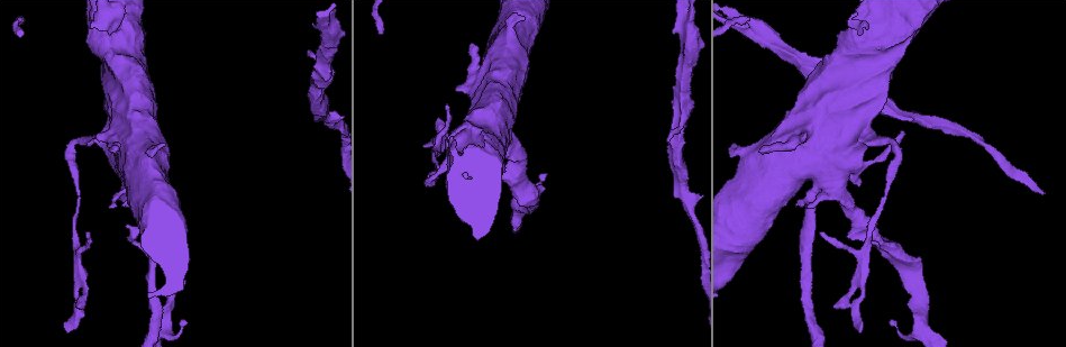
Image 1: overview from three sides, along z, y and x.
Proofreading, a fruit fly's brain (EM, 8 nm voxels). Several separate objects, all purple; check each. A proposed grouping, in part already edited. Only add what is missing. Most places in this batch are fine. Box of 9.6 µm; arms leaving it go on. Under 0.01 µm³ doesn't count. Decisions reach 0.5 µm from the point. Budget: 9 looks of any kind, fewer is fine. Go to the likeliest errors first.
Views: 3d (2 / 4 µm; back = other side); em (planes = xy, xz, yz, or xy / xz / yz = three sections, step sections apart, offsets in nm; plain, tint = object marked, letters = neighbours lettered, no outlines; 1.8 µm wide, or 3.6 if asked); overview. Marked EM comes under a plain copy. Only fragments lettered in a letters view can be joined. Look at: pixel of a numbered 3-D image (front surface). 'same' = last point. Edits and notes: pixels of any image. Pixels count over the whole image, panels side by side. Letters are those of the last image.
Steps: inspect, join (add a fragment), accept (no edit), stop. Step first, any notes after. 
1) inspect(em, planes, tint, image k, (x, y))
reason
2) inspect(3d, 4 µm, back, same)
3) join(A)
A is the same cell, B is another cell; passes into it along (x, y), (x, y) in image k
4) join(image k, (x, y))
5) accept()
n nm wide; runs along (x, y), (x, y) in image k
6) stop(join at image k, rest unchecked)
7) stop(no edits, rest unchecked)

inspect(3d, 4 µm, image 1, (69, 332))
an open end

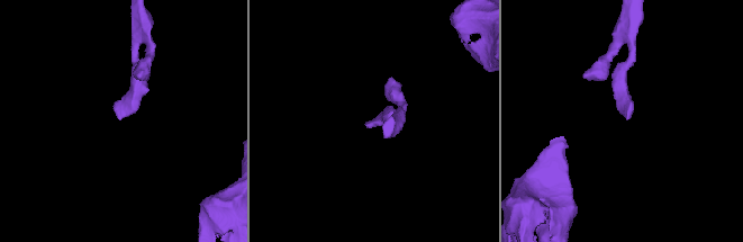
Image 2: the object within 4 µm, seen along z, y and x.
inspect(em, xy, step 8, letters, image 2, (626, 119))

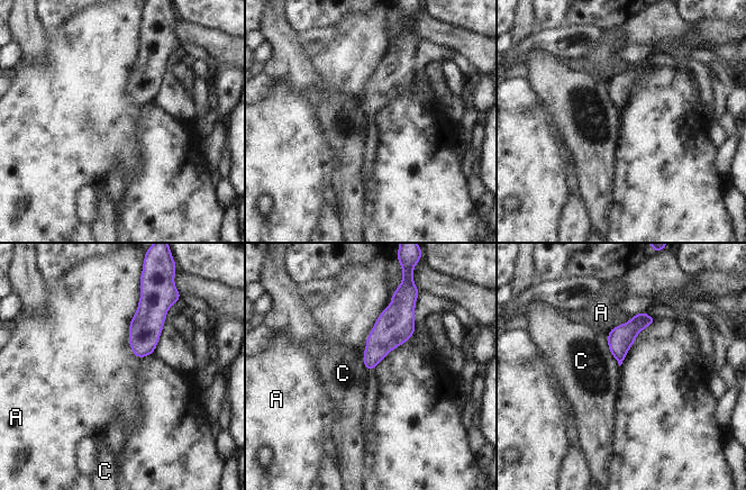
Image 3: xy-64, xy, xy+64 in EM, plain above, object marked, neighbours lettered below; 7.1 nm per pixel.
inspect(em, planes, letters, same)
another direction

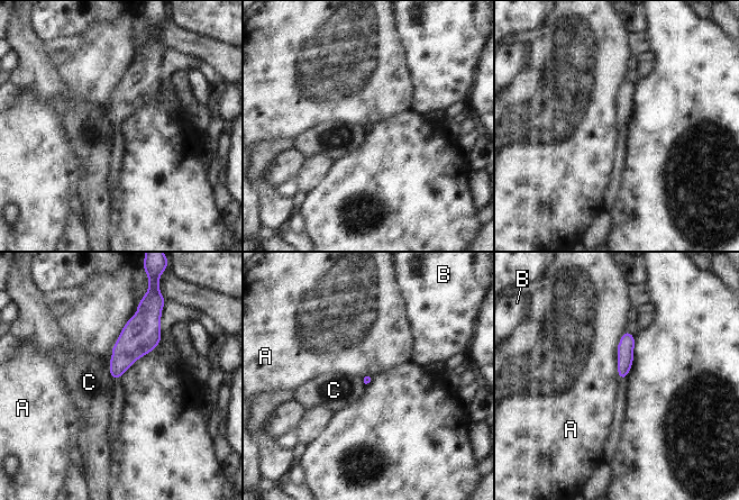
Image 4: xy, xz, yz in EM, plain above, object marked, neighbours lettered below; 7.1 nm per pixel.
accept()
A, B and C are other cells; runs along (627, 335), (625, 364), (621, 375) in image 4; none of them fits

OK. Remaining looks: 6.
inspect(em, planes, letters, image 1, (668, 142))
free end

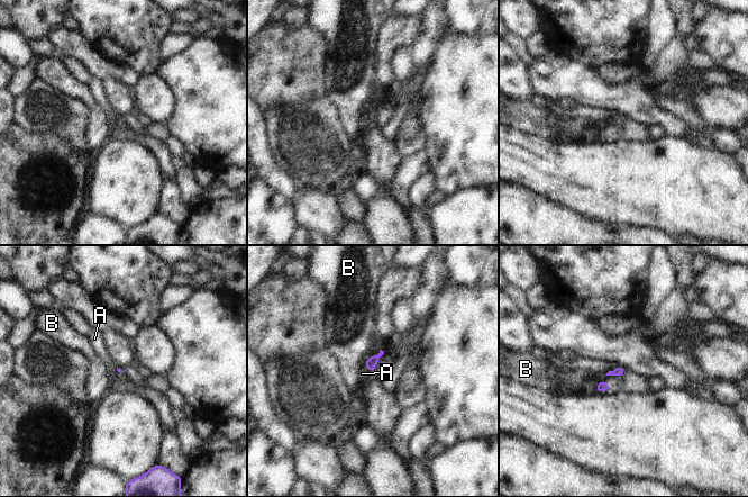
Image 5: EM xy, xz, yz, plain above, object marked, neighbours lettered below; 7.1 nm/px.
join(A)
A is the same cell, B is another cell; passes into it along (371, 363), (366, 367), (362, 373) in image 5; the neuron continues

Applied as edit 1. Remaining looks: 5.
inspect(em, xz, step 8, letters, image 1, (902, 130))
tapers out

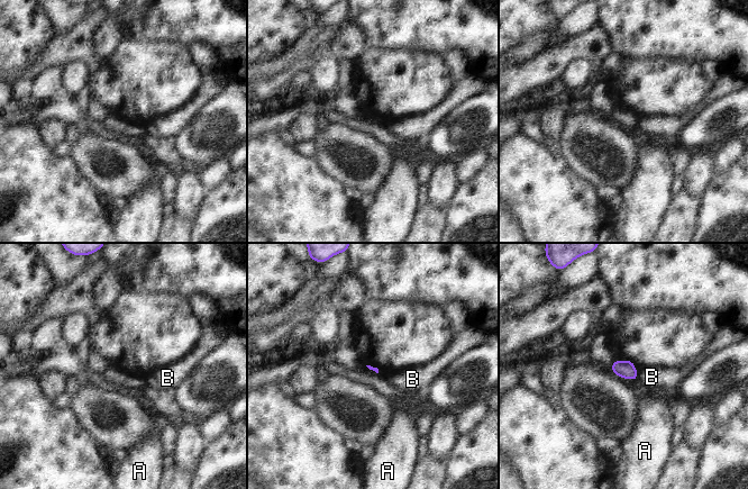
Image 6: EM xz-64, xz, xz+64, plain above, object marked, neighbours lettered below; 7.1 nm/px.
inspect(em, planes, letters, same)

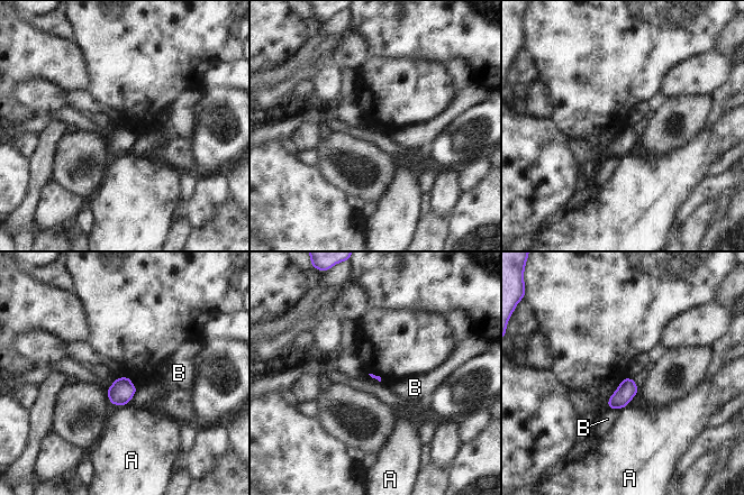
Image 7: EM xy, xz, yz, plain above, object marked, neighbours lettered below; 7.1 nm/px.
accept()
A and B are other cells; border along (137, 388), (127, 403) in image 7; no lettered fragment goes on from it

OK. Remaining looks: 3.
inspect(3d, 2 µm, image 1, (186, 325))
tapers out

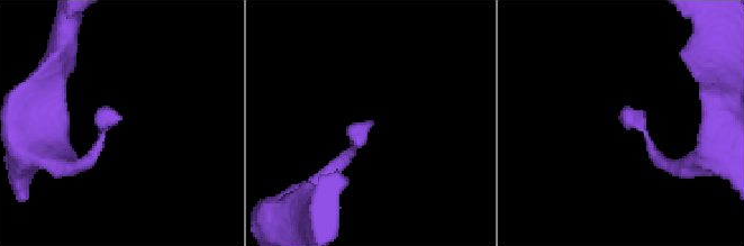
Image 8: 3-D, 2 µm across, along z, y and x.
inspect(em, xz, step 8, letters, image 8, (622, 121))

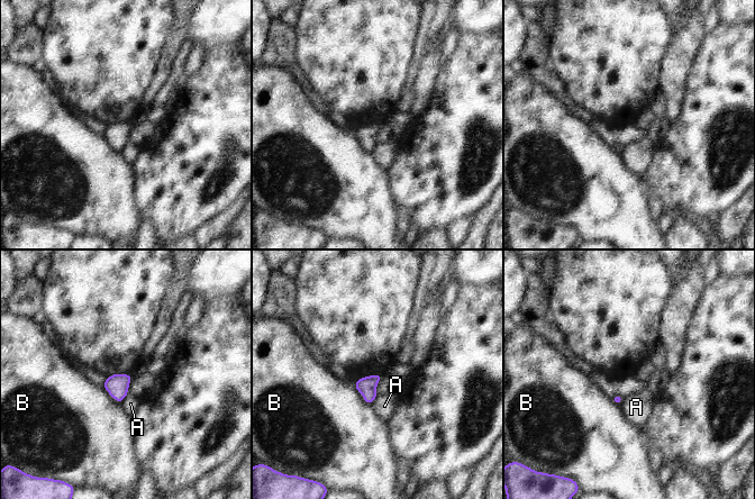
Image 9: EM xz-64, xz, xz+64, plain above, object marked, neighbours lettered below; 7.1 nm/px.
inspect(em, planes, letters, same)
cut it another way

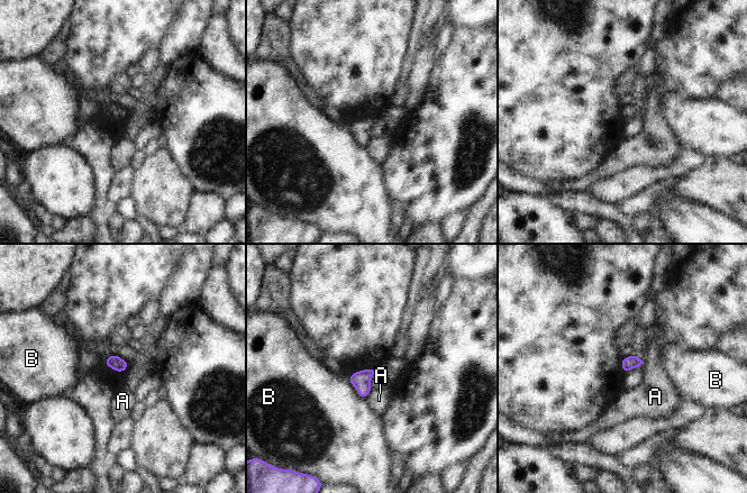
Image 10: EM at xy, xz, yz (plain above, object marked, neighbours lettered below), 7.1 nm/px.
accept()
A and B are other cells; border along (641, 358), (644, 366) in image 10; no lettered fragment goes on from it

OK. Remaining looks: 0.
stop(join at image 5, rest unchecked)

